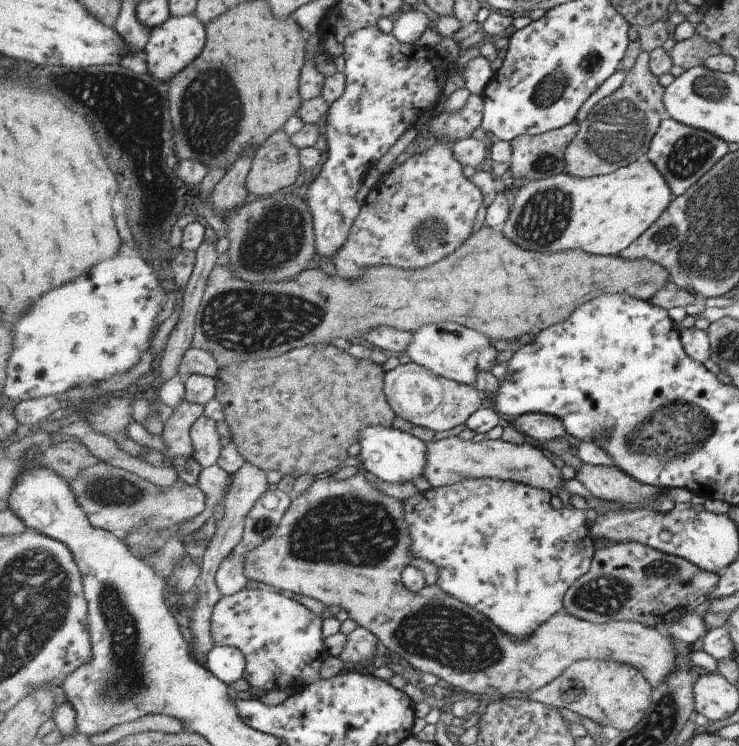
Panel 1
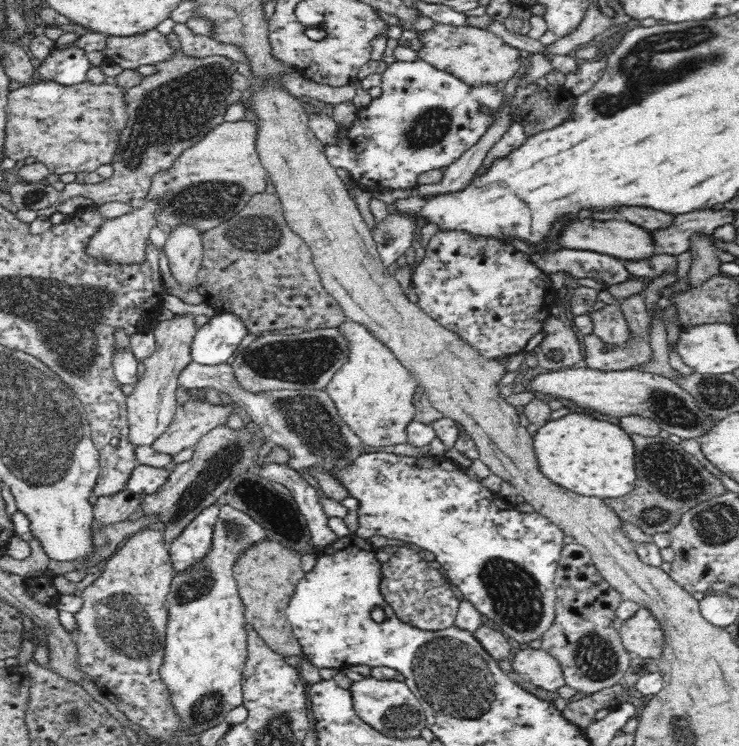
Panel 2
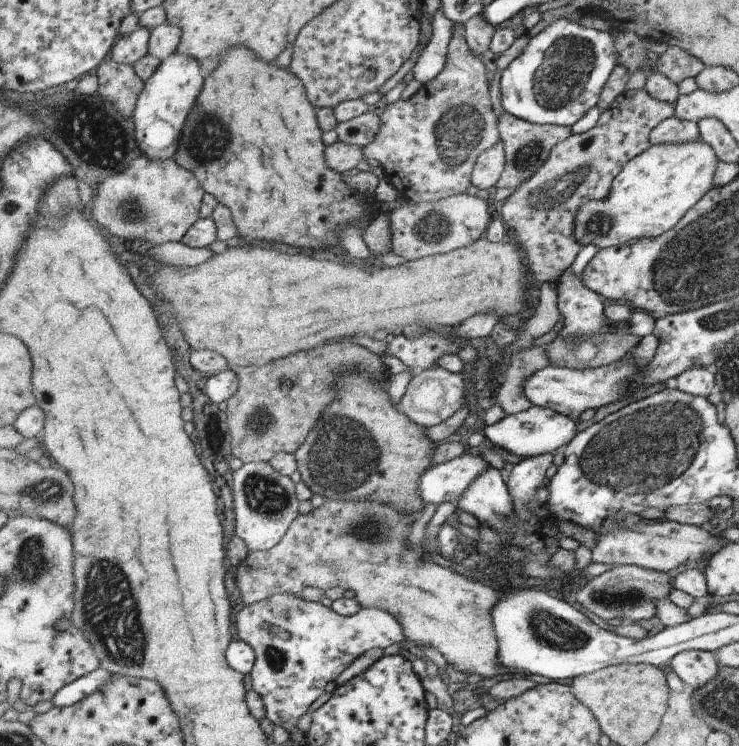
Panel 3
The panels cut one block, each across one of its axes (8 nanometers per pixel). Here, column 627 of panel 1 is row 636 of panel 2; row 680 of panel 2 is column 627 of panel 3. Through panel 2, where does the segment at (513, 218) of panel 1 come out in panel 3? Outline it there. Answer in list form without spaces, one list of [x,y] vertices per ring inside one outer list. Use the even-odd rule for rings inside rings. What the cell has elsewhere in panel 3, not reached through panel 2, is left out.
[[[705,140],[687,142],[687,144],[659,144],[652,145],[646,152],[619,172],[618,179],[611,184],[611,192],[604,200],[589,200],[579,208],[579,215],[575,218],[575,236],[579,244],[594,245],[598,249],[618,247],[631,240],[659,237],[674,228],[685,218],[687,212],[711,191],[715,186],[715,172],[719,168],[718,154],[711,144]]]

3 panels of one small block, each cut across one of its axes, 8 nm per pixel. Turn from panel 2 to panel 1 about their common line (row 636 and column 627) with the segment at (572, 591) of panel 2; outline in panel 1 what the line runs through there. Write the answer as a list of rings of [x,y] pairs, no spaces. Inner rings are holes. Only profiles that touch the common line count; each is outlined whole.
[[[625,541],[596,550],[590,571],[578,578],[567,591],[563,610],[596,623],[641,620],[644,612],[661,616],[661,624],[671,623],[681,619],[687,613],[701,611],[713,599],[720,580],[719,574],[708,573],[679,555],[654,549],[639,541]]]

